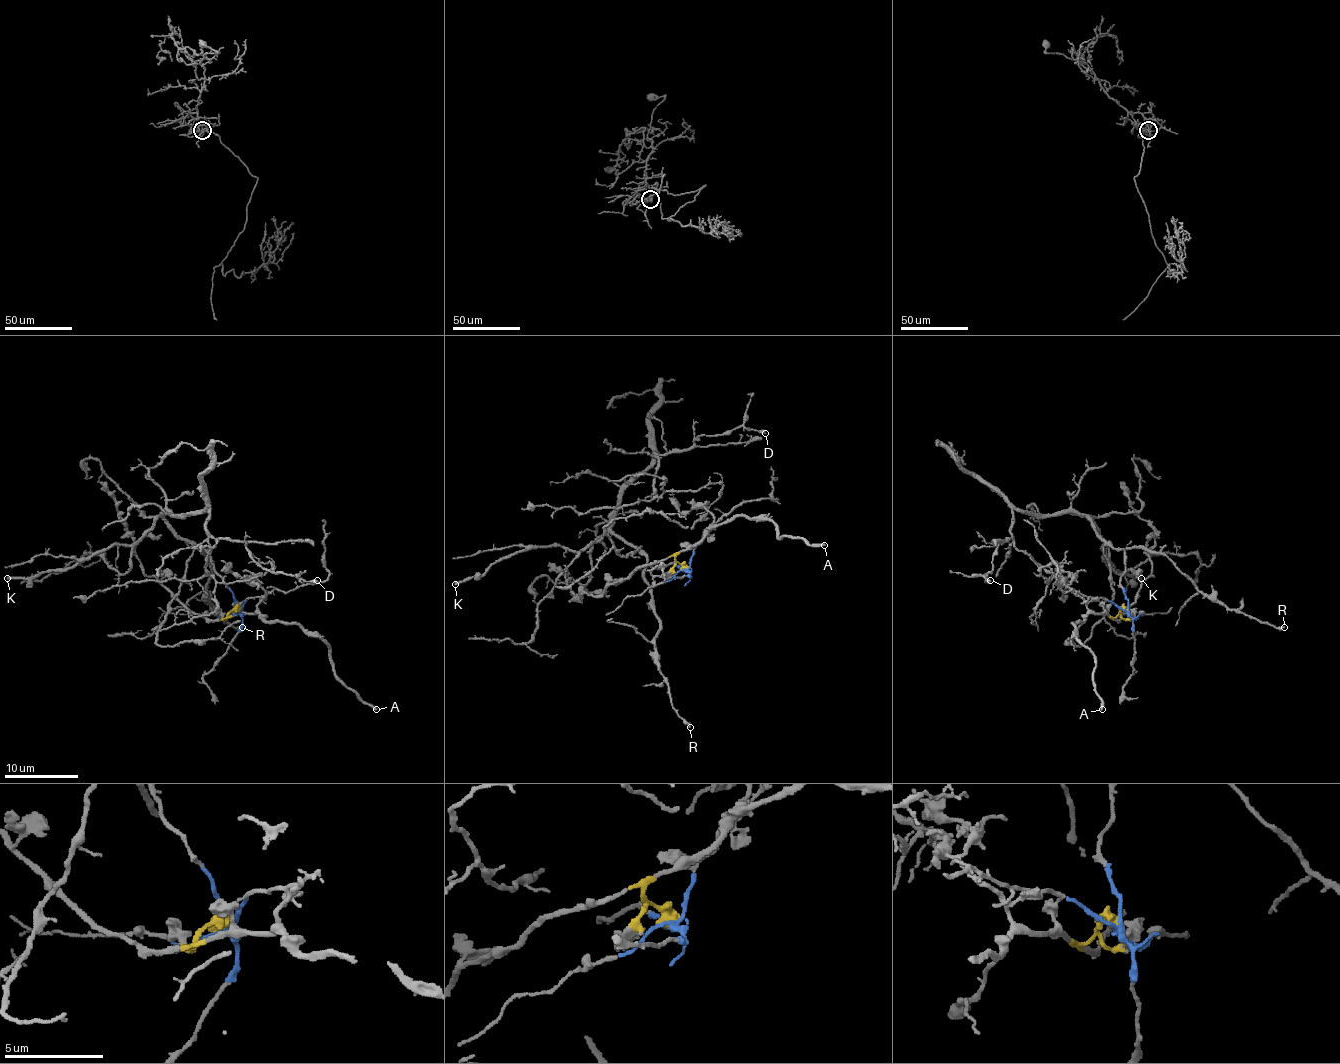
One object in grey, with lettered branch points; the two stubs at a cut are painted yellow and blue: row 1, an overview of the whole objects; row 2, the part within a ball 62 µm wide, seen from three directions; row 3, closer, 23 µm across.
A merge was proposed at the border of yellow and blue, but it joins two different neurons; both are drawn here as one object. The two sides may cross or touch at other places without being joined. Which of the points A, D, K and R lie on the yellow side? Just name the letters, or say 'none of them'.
A

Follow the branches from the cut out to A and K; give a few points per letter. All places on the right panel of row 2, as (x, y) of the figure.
A: (1127, 610), (1112, 618), (1090, 614), (1074, 623), (1075, 636), (1092, 653), (1094, 691), (1101, 699), (1101, 710)
K: (1127, 610), (1120, 584), (1125, 551), (1105, 540), (1090, 516), (1109, 544), (1103, 546), (1103, 561), (1142, 579)

